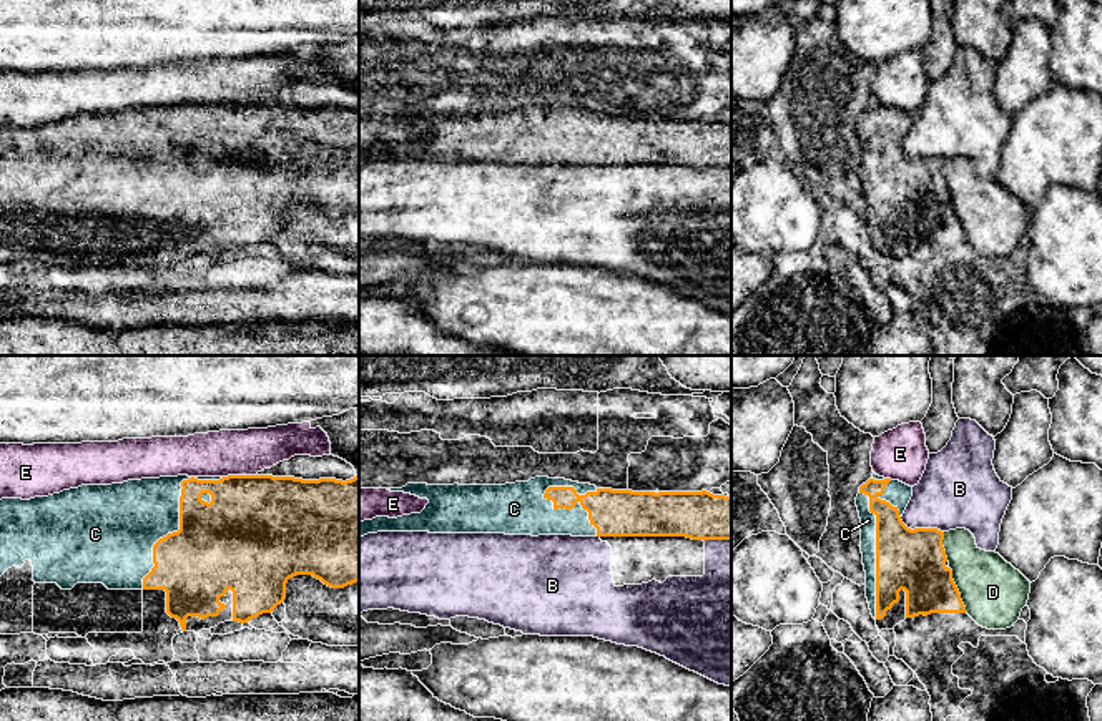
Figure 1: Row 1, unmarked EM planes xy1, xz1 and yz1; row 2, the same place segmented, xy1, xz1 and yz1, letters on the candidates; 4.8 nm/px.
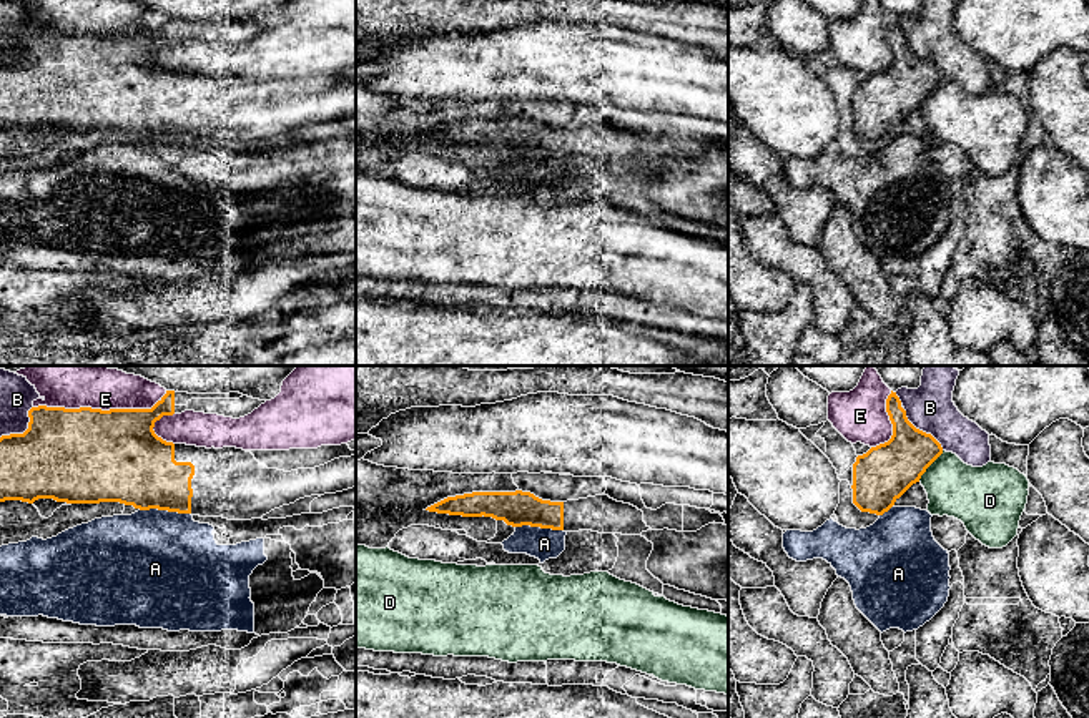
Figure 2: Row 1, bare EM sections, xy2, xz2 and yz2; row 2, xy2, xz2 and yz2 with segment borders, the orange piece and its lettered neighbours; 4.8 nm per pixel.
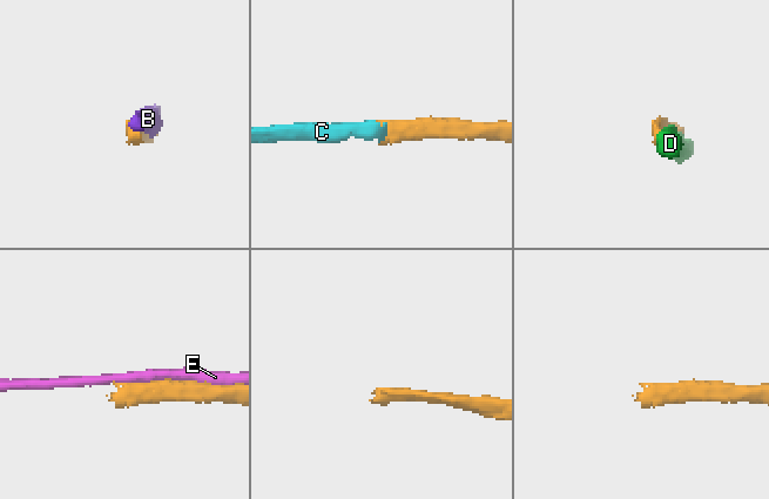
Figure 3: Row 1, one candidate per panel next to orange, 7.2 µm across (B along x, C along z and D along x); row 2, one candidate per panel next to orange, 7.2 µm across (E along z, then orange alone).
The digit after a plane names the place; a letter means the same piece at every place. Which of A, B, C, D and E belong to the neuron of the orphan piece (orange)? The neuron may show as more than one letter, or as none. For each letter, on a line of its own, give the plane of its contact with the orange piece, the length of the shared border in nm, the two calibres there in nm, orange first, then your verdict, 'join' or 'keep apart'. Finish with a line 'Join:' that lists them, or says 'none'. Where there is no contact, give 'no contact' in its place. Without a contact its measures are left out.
A: contact in xy2; length 240 nm; calibres 360 and 480 nm; keep apart
B: contact in xy2; length 220 nm; calibres 460 and 170 nm; keep apart
C: contact in xy1; length 650 nm; calibres 440 and 360 nm; join
D: contact in yz1; length 240 nm; calibres 300 and 300 nm; keep apart
E: contact in xy2; length 650 nm; calibres 460 and 180 nm; keep apart
Join: C

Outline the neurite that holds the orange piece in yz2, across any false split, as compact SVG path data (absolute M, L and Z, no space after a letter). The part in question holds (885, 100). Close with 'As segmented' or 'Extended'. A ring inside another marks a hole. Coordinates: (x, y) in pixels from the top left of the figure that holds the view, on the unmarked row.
M896 20L886 27L893 52L888 70L871 75L853 91L853 131L861 140L883 143L943 81L941 71L916 57L906 45Z. As segmented

